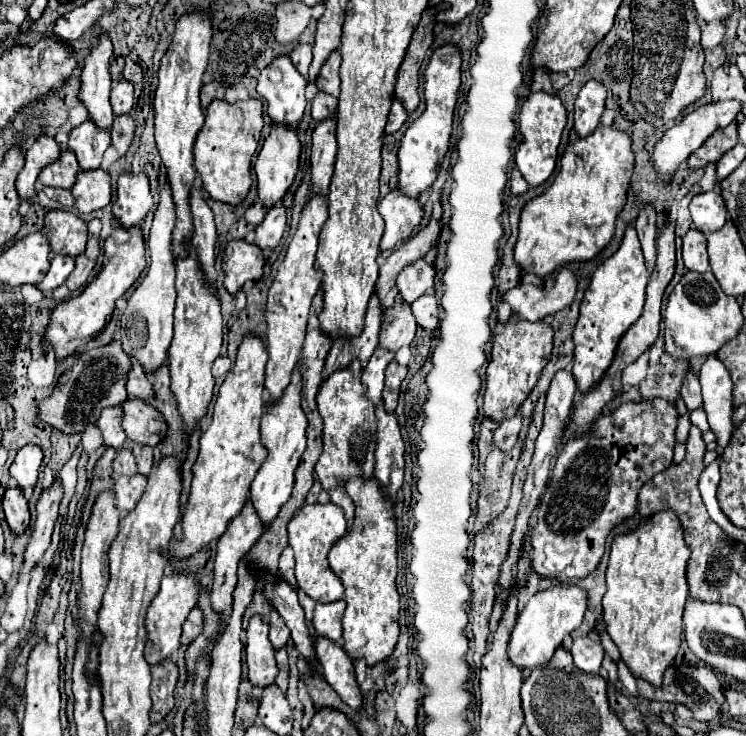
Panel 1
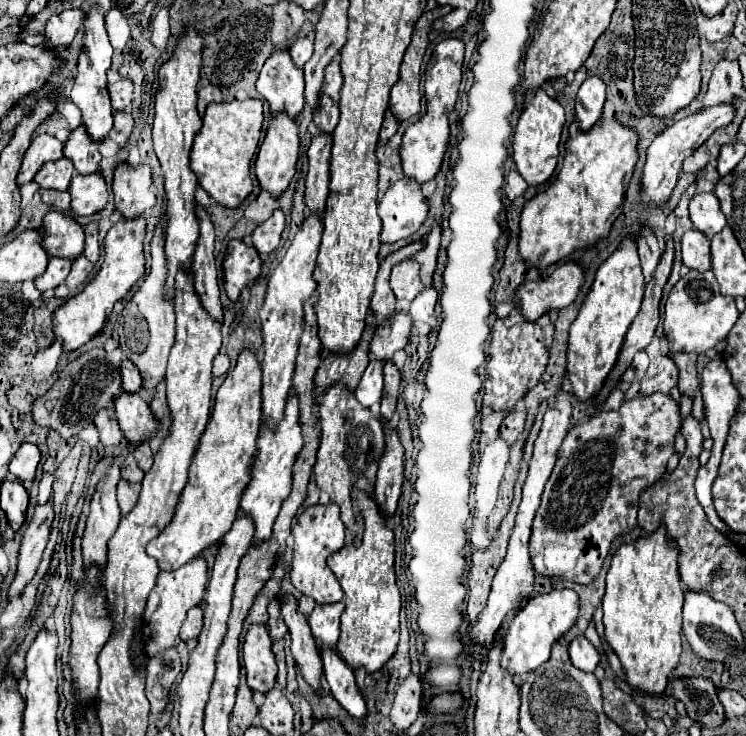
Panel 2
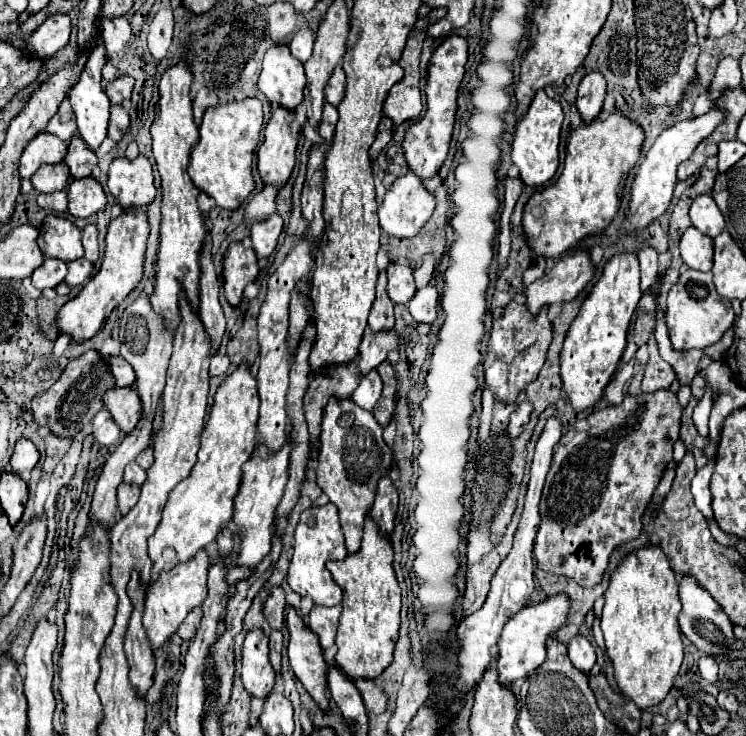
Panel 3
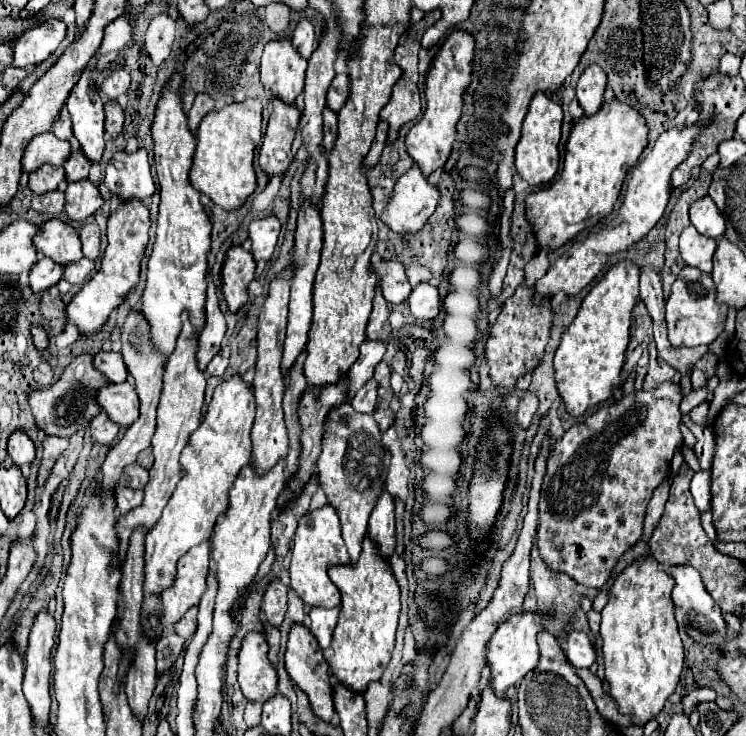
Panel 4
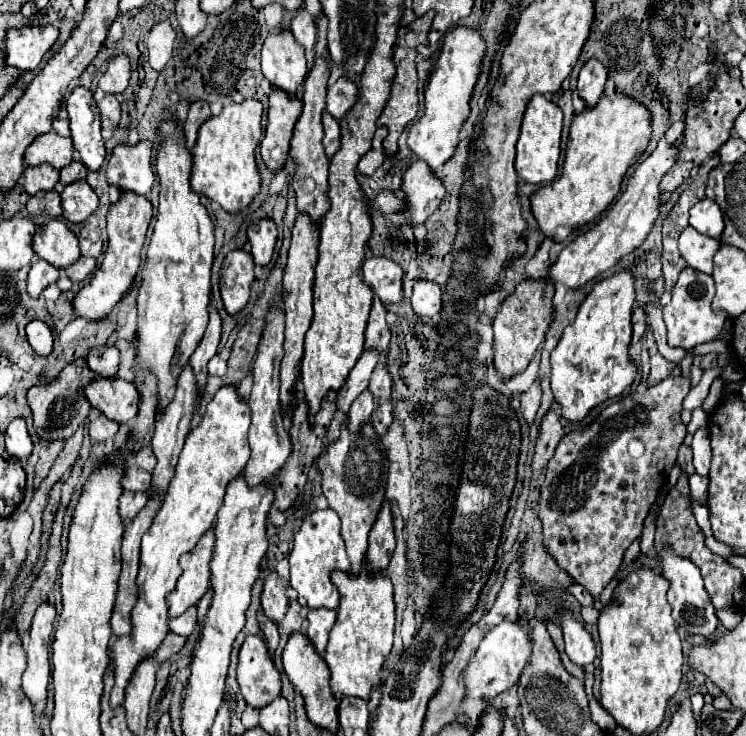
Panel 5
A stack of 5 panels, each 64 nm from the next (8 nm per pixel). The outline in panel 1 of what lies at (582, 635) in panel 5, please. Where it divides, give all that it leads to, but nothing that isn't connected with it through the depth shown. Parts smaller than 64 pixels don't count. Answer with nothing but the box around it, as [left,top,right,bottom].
[570,636,604,674]

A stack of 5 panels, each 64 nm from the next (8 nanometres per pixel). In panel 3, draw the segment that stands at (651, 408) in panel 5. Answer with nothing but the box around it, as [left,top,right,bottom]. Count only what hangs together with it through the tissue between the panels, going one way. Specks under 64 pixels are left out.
[534,390,682,586]

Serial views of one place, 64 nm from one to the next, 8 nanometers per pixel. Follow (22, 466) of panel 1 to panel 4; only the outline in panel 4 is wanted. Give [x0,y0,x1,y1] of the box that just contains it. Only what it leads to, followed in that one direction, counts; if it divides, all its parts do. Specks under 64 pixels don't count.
[8,432,36,466]

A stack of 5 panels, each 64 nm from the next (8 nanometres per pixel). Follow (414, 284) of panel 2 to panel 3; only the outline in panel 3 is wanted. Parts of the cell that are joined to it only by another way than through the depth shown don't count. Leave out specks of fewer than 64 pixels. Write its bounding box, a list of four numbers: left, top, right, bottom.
[388,262,414,302]

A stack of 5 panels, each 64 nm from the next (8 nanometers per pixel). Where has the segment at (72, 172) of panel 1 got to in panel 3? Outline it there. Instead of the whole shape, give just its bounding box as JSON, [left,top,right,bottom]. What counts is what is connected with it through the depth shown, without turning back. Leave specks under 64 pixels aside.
[32,162,70,192]

